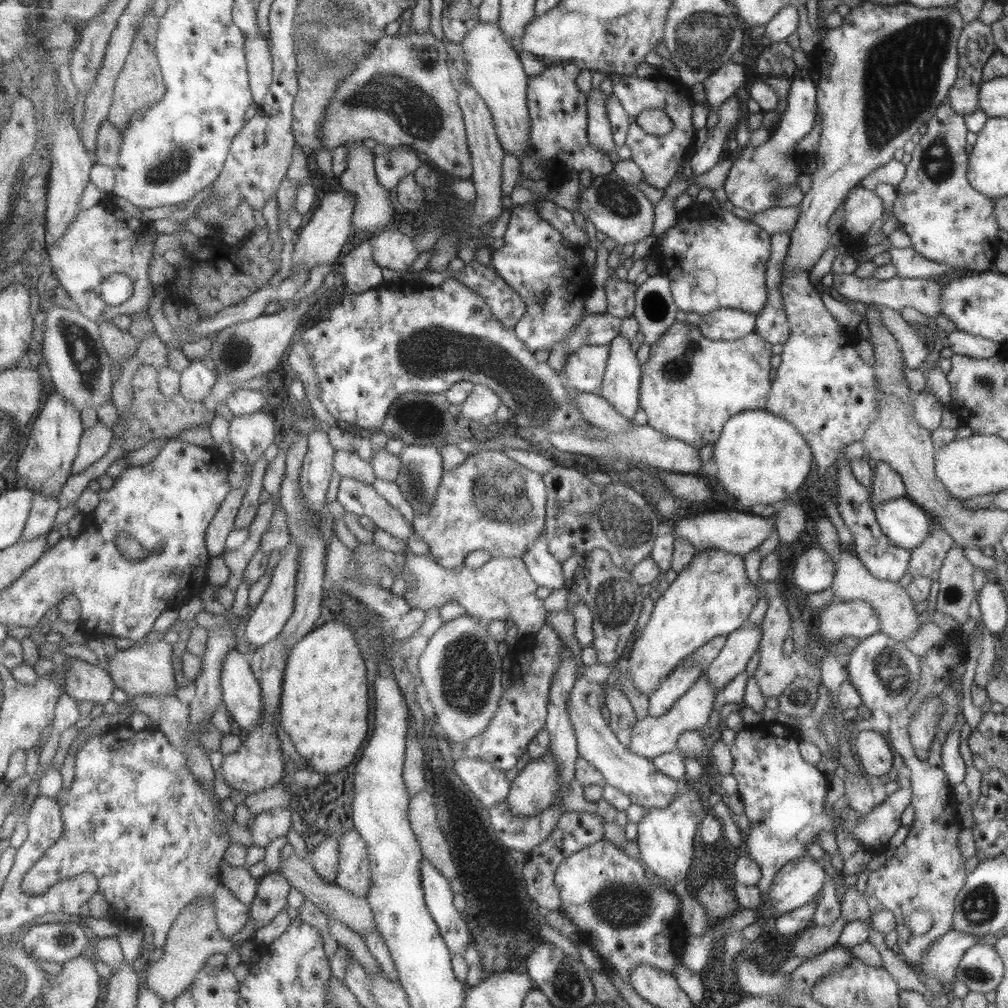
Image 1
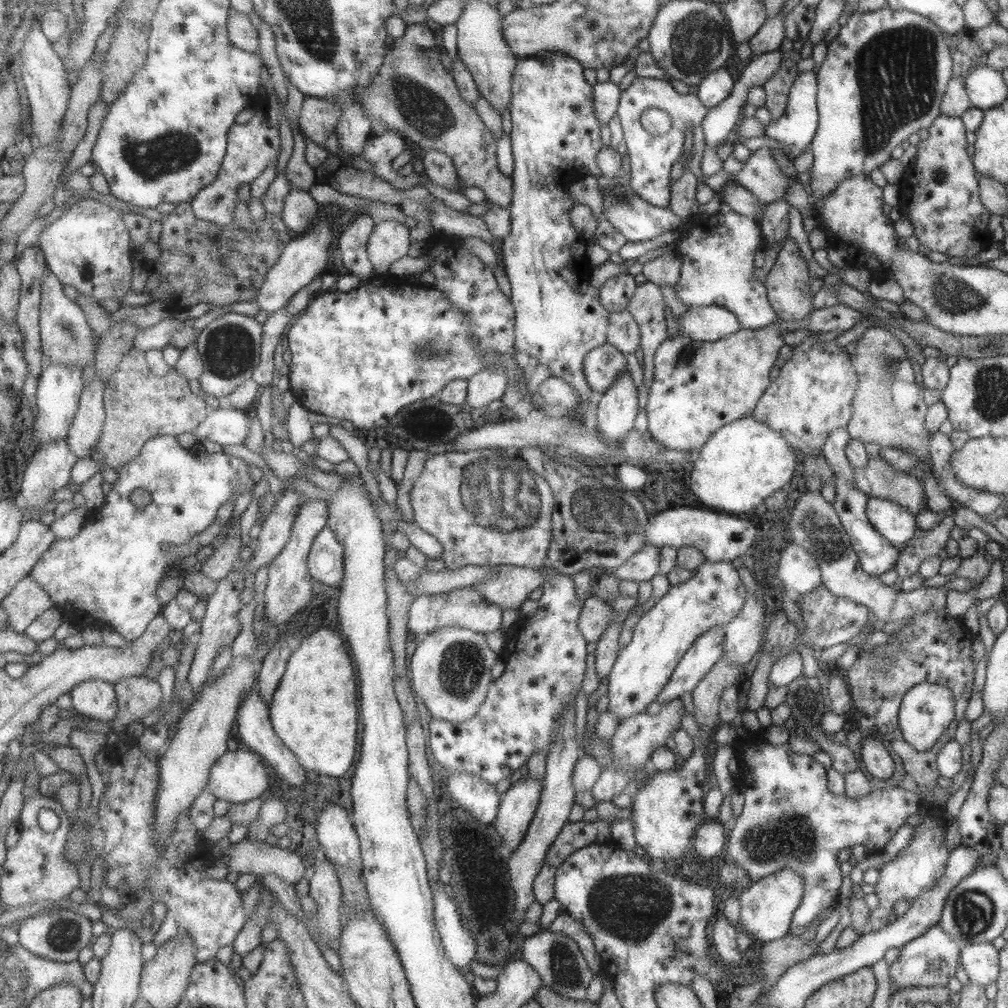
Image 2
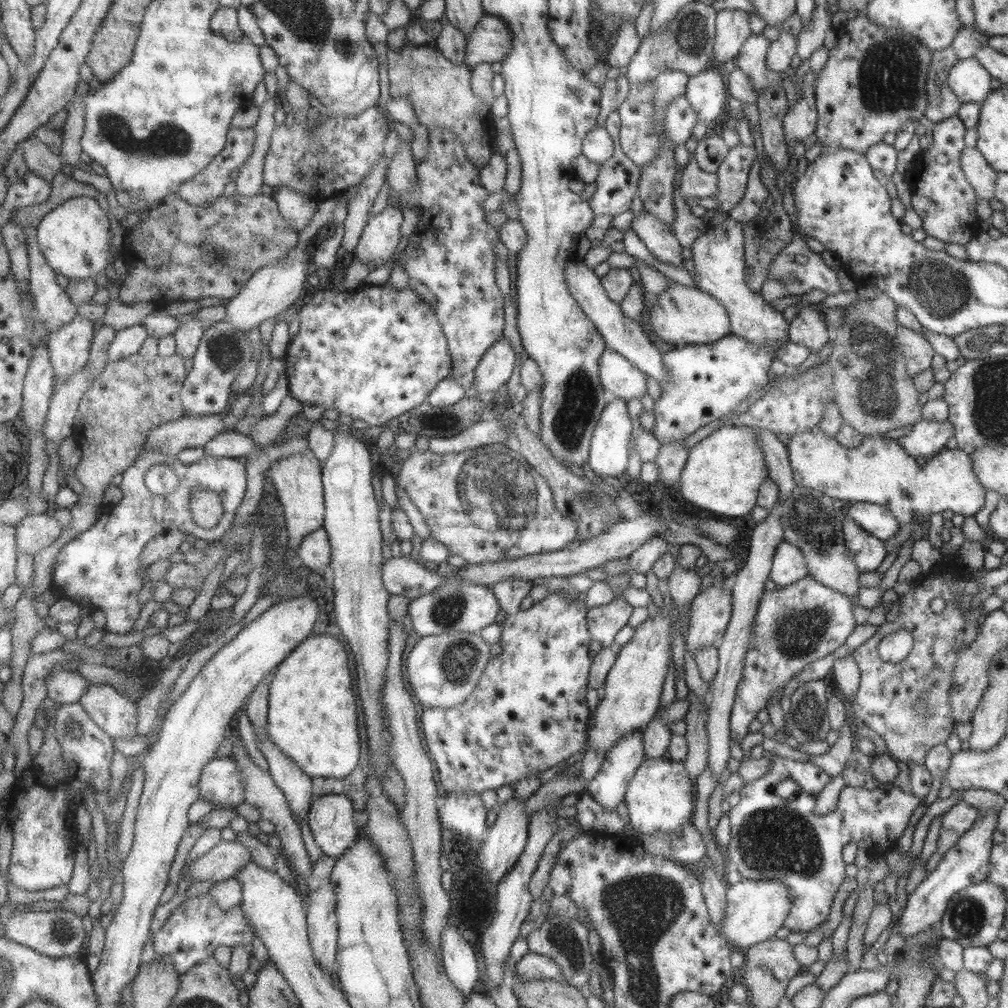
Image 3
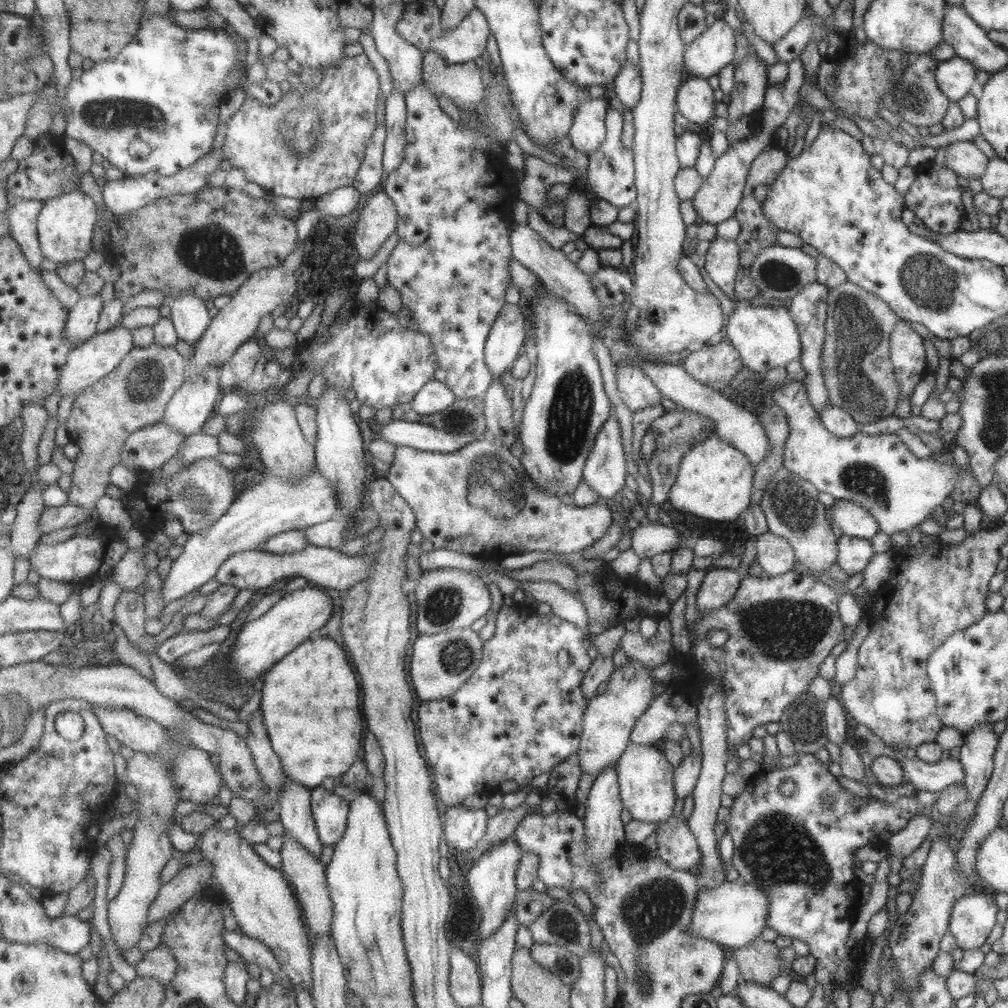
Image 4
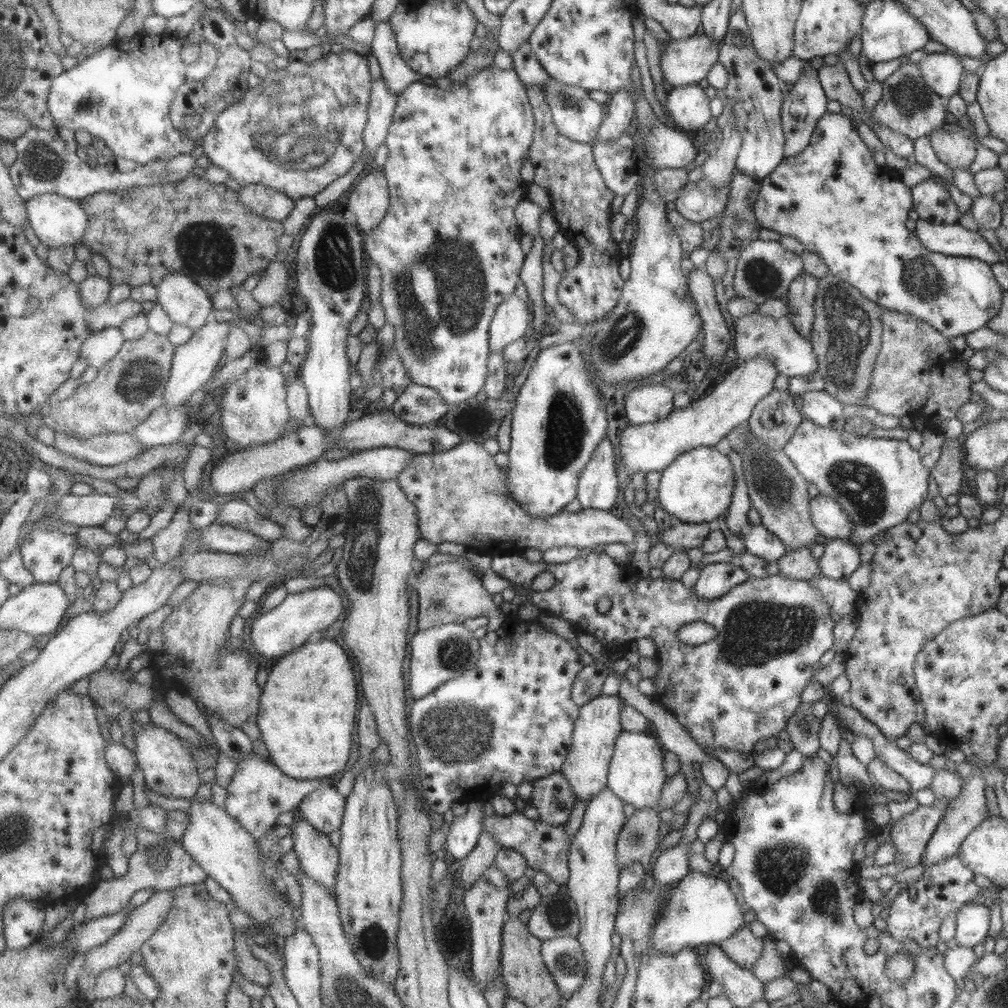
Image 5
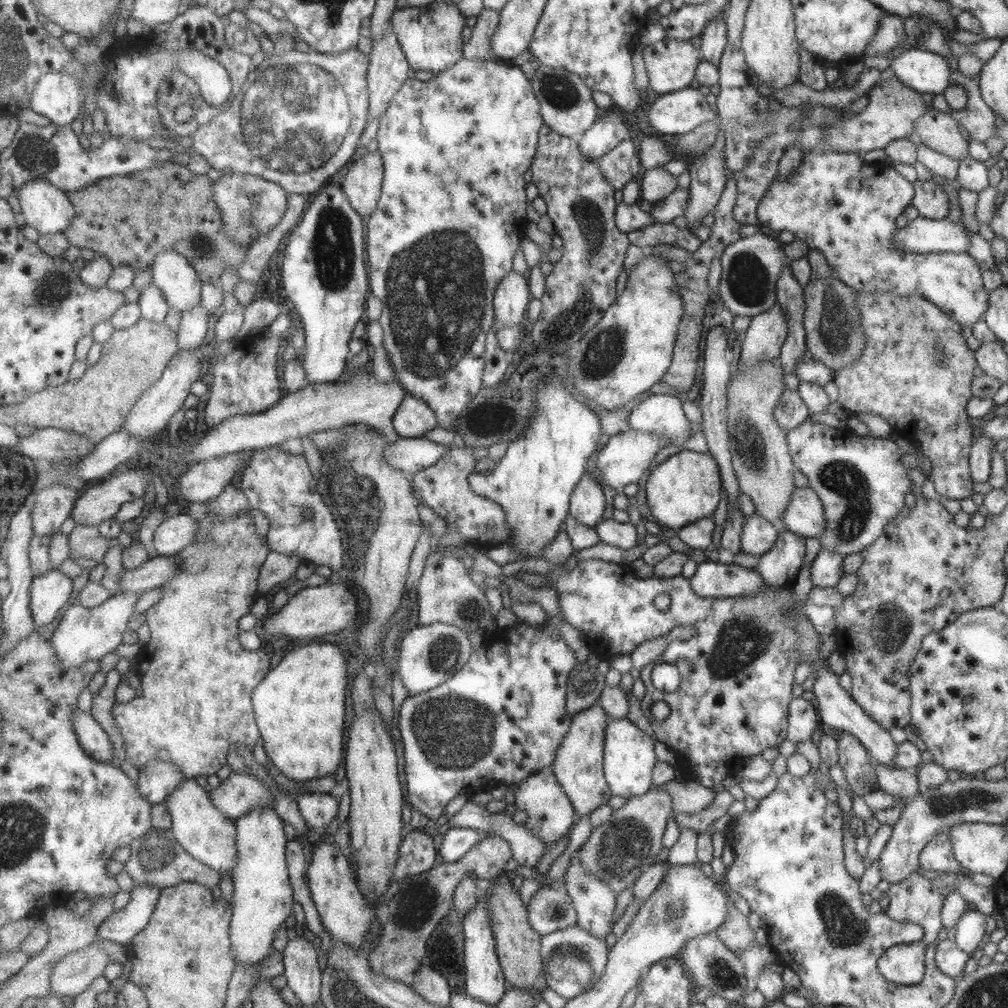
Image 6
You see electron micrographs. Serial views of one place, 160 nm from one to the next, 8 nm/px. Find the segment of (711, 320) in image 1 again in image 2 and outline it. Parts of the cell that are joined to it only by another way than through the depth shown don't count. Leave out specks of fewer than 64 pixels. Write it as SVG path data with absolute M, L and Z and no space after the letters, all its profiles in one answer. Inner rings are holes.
M716 305L687 307L677 323L679 332L698 341L721 340L740 329L737 318Z

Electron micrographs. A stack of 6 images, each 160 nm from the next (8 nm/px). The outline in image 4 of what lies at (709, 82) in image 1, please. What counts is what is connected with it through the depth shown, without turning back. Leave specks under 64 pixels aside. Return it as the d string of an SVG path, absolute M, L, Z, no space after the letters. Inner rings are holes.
M689 76L677 89L676 110L689 122L705 124L714 118L713 104L713 90L706 78Z

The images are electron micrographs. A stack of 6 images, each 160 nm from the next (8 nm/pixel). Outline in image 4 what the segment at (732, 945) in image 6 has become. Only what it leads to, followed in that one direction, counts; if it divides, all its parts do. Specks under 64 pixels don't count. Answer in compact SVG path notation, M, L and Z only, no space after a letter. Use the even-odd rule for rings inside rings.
M754 938L743 948L727 948L727 958L731 956L739 967L739 982L750 982L768 986L779 974L792 976L792 967L780 959L780 948L773 941Z

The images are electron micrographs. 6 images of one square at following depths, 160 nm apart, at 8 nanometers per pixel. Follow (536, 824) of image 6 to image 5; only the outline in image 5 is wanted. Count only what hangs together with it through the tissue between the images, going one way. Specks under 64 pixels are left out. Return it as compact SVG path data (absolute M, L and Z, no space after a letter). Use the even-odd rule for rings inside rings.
M561 770L531 783L530 801L537 808L539 819L551 826L565 824L576 800L567 780L561 776Z

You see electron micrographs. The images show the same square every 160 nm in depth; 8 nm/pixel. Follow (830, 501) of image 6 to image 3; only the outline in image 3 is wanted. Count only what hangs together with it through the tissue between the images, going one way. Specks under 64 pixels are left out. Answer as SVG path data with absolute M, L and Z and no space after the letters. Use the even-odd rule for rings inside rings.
M818 426L809 430L798 432L785 440L790 467L794 481L797 485L817 490L836 500L837 504L871 503L887 508L889 514L897 520L897 526L909 524L913 520L923 523L931 514L951 510L963 517L973 517L977 510L981 510L985 500L985 489L975 478L972 471L970 455L957 447L953 449L943 448L941 451L926 459L921 467L912 456L897 444L895 439L883 439L883 434L868 434L862 437L861 444L857 448L843 448L834 438L824 435Z

